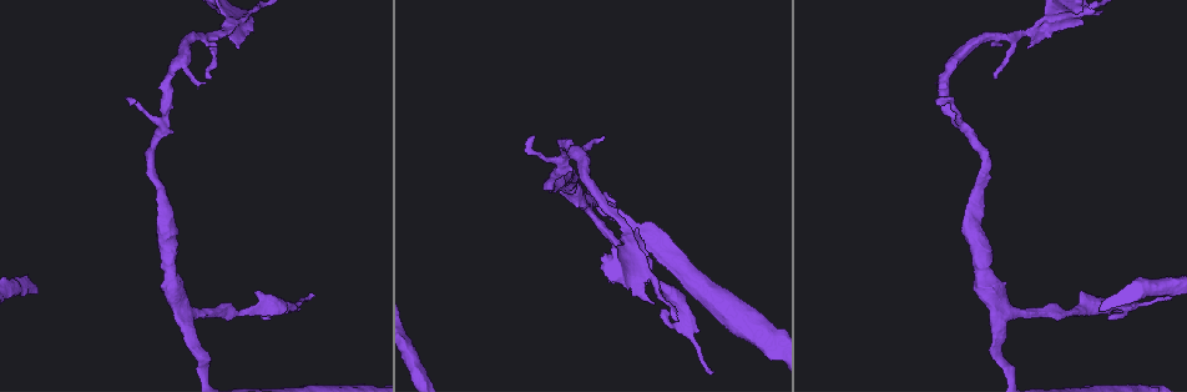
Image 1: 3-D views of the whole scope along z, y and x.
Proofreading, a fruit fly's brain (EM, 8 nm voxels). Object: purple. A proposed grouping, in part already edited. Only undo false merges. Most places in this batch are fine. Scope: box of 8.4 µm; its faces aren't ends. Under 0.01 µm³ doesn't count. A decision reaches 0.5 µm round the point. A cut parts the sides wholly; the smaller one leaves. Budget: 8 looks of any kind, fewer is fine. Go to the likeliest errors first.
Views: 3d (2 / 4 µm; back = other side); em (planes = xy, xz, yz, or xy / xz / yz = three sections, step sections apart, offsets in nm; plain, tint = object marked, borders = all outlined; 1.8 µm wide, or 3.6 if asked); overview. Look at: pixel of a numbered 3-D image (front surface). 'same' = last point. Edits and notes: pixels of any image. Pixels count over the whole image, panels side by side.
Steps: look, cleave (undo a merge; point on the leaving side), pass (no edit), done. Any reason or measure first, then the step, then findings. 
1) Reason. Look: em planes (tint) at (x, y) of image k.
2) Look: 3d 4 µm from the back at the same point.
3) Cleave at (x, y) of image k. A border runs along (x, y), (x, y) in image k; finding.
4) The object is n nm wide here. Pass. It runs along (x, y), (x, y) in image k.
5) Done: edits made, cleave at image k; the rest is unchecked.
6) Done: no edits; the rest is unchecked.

Three-way junction. Look: em planes (borders) at (240, 20) of image 1.

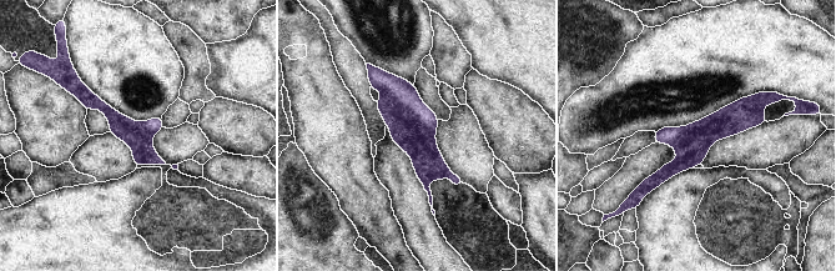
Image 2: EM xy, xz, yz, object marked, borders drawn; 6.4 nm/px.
The object is 180 nm wide here. Pass. It runs along (761, 96), (648, 189) in image 2; continuous, no second neuron.

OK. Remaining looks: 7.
Abrupt turn. Look: em 3.6 µm planes (tint) at (1113, 309) of image 1.

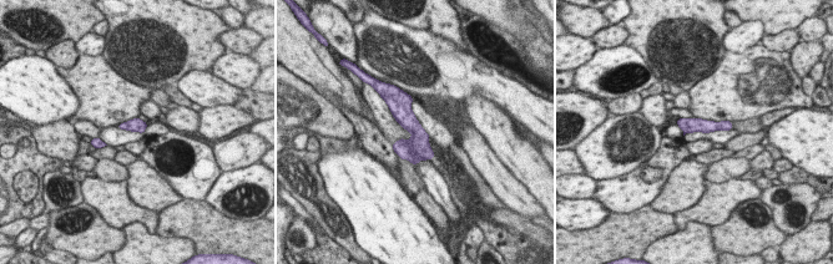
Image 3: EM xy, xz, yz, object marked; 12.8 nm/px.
Pass. It runs along (680, 122), (686, 125), (728, 126) in image 3; all the same neuron.

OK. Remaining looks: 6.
A fork. Look: em yz step 16 (tint) at (161, 118) of image 1.

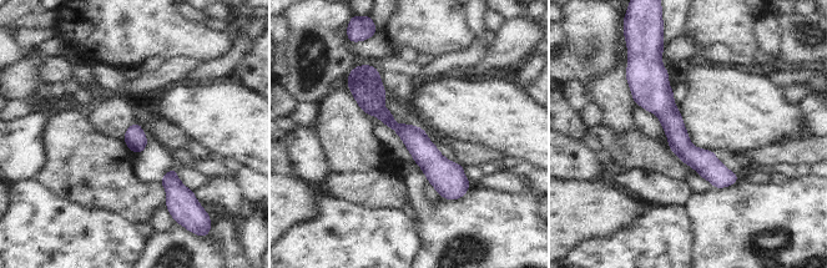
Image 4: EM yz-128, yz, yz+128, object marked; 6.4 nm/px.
Look: em planes (tint) at the same point.

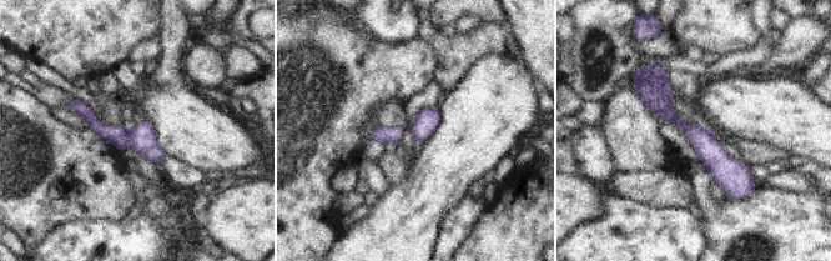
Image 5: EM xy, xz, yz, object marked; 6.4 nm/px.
Pass. It runs along (653, 69), (656, 101), (734, 179), (734, 194) in image 5; all the same neuron.

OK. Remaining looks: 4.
Two arms in line, one across. Look: 3d 2 µm at (170, 291) of image 1.

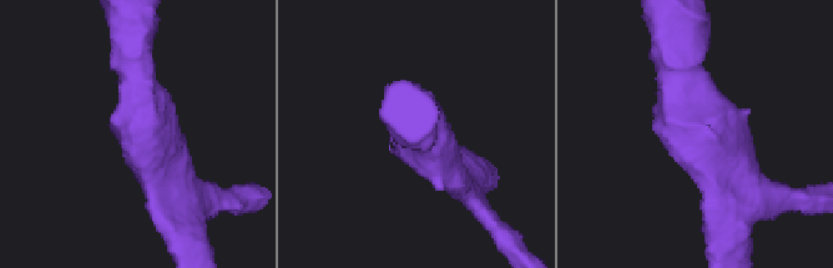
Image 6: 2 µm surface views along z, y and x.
3 arms meet here; the arms are 200, 240, 320 nm wide. Look: em planes (plain) at (694, 128) of image 6.

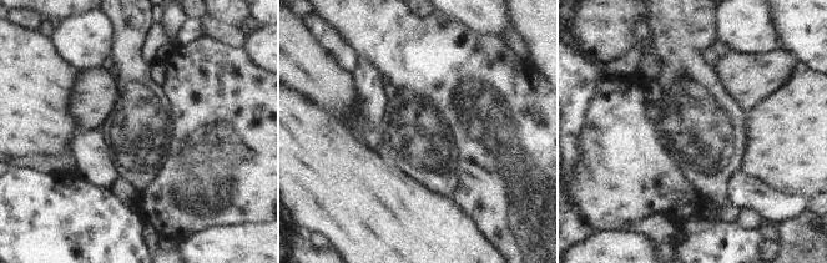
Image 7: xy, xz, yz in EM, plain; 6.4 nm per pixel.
Look: em planes (tint) at the same point.

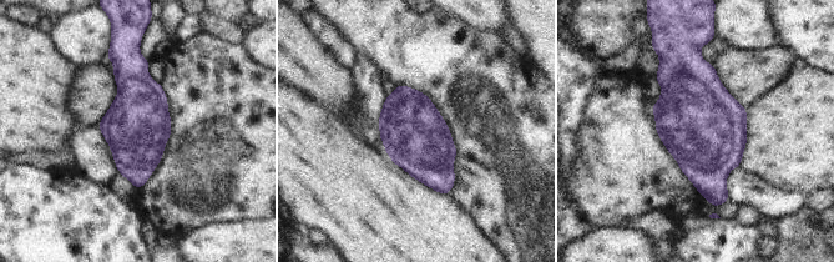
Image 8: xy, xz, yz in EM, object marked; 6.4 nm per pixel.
The object is 420 nm wide here. Pass. All the same neuron.

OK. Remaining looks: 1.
Done: no edits; the rest is unchecked.

